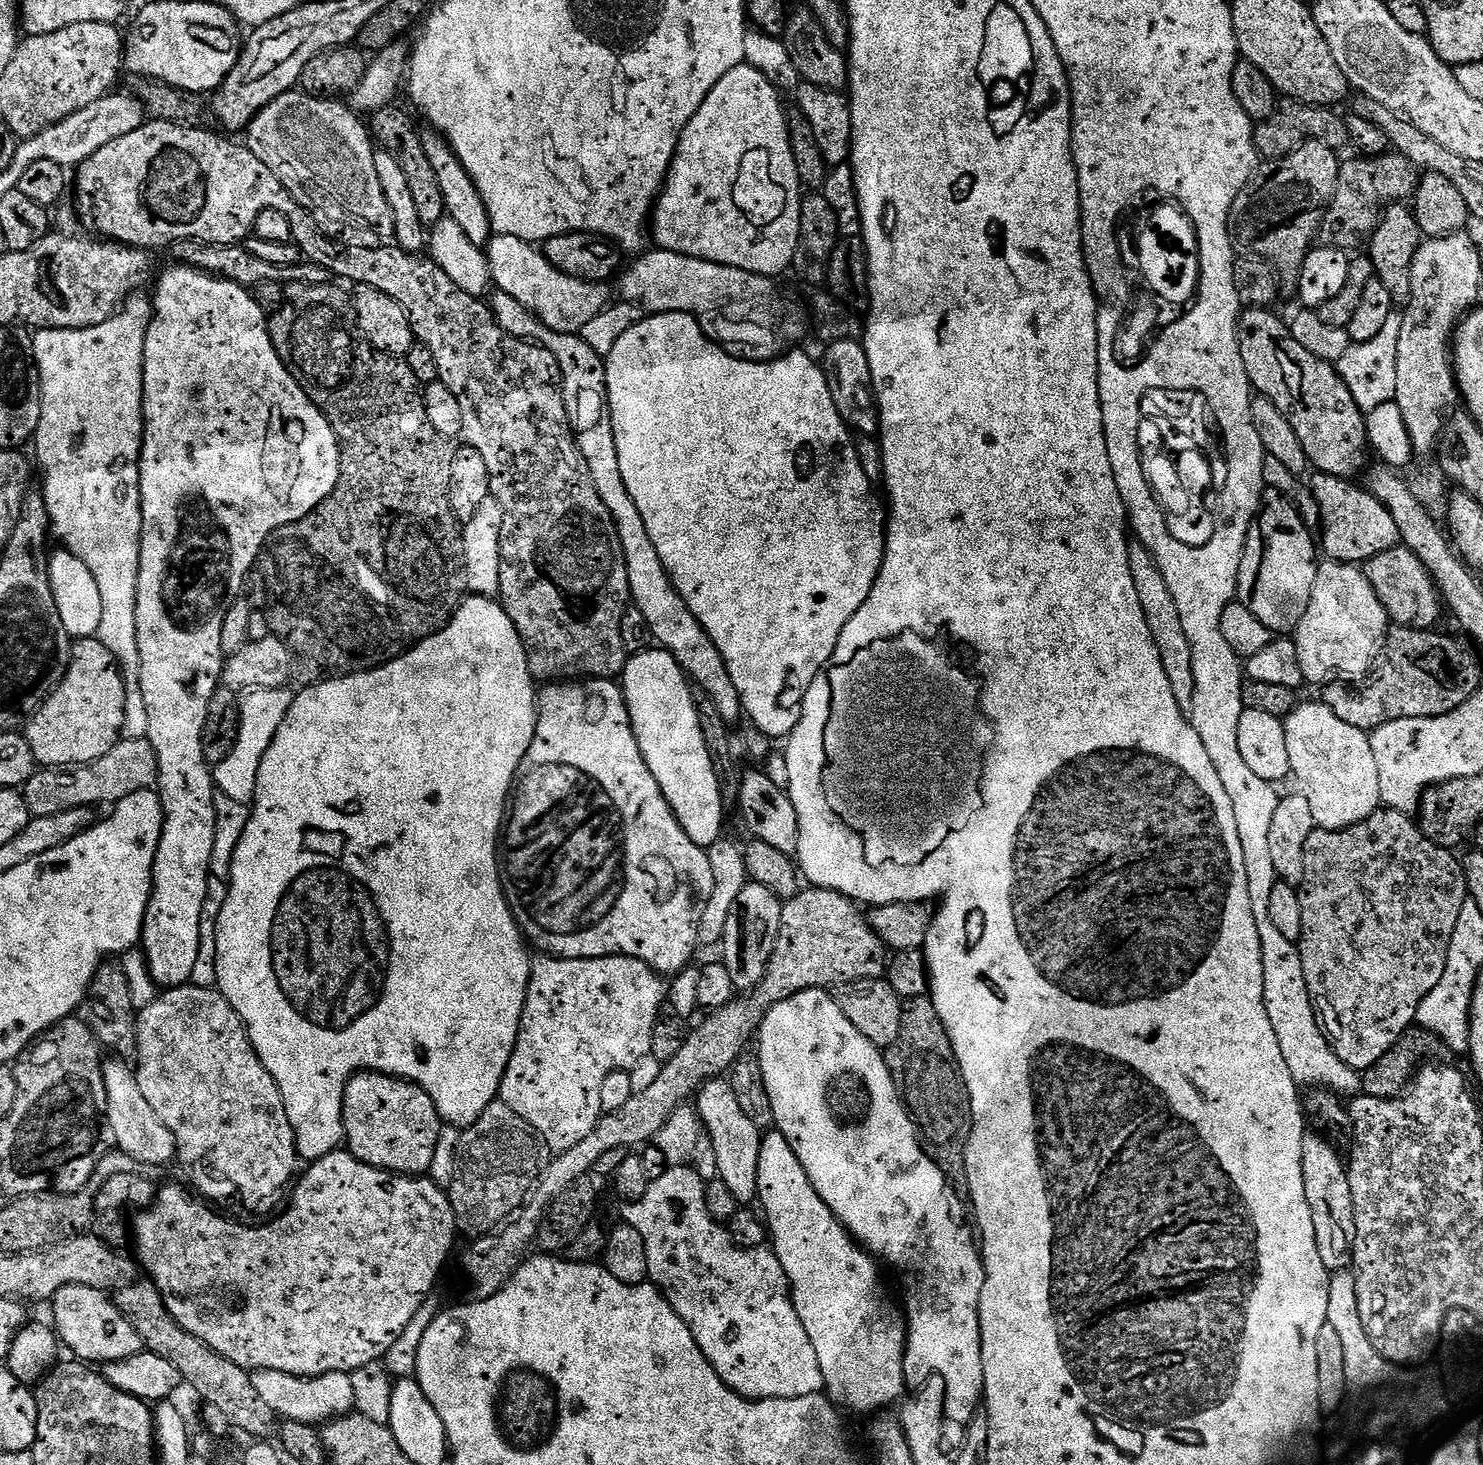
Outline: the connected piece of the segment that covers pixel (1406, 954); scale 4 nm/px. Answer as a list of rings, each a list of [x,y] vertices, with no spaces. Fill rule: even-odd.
[[[1383,806],[1377,807],[1375,812],[1369,814],[1362,822],[1358,822],[1349,828],[1341,828],[1338,832],[1331,832],[1325,828],[1316,828],[1310,834],[1310,838],[1306,838],[1304,846],[1304,853],[1302,854],[1302,870],[1300,871],[1300,883],[1298,885],[1298,899],[1300,901],[1300,933],[1298,935],[1298,947],[1300,949],[1300,961],[1302,962],[1302,974],[1306,978],[1306,990],[1308,996],[1312,999],[1312,1009],[1316,1011],[1316,1019],[1324,1033],[1328,1038],[1329,1044],[1332,1045],[1332,1053],[1338,1057],[1342,1062],[1346,1062],[1346,1066],[1357,1070],[1363,1070],[1374,1066],[1374,1062],[1378,1062],[1378,1058],[1382,1058],[1386,1053],[1392,1049],[1396,1043],[1399,1042],[1401,1036],[1409,1031],[1408,1023],[1411,1025],[1416,1017],[1416,1007],[1430,994],[1430,990],[1434,990],[1434,986],[1440,981],[1440,976],[1444,973],[1444,967],[1447,964],[1447,952],[1450,942],[1452,941],[1452,934],[1454,926],[1458,922],[1458,914],[1460,913],[1460,906],[1462,903],[1462,892],[1456,889],[1456,880],[1458,884],[1458,872],[1452,869],[1452,864],[1448,861],[1449,853],[1445,849],[1439,848],[1434,842],[1430,842],[1417,826],[1417,823],[1409,816],[1393,808],[1385,808]]]

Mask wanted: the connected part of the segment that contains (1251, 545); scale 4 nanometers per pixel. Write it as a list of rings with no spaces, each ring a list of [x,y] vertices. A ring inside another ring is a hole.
[[[1268,508],[1257,515],[1248,529],[1248,540],[1244,543],[1244,552],[1240,556],[1240,569],[1236,579],[1235,599],[1246,610],[1268,628],[1269,633],[1280,634],[1284,627],[1303,609],[1308,601],[1308,594],[1314,584],[1318,567],[1318,548],[1312,545],[1312,536],[1308,528],[1292,512],[1279,512],[1276,508]]]

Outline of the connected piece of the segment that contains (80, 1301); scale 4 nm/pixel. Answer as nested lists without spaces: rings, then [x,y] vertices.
[[[81,1284],[62,1286],[62,1290],[52,1296],[50,1307],[52,1320],[56,1323],[54,1332],[59,1343],[65,1349],[68,1347],[77,1356],[73,1356],[77,1361],[87,1362],[92,1366],[113,1364],[115,1360],[133,1356],[141,1347],[140,1336],[117,1310],[107,1291]]]

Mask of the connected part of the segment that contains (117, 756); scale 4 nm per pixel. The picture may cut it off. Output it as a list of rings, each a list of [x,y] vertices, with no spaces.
[[[117,739],[116,744],[92,764],[81,764],[67,770],[37,770],[24,784],[22,795],[29,817],[62,814],[75,808],[95,809],[96,804],[115,806],[130,794],[147,792],[155,785],[158,762],[152,743],[140,740]]]

